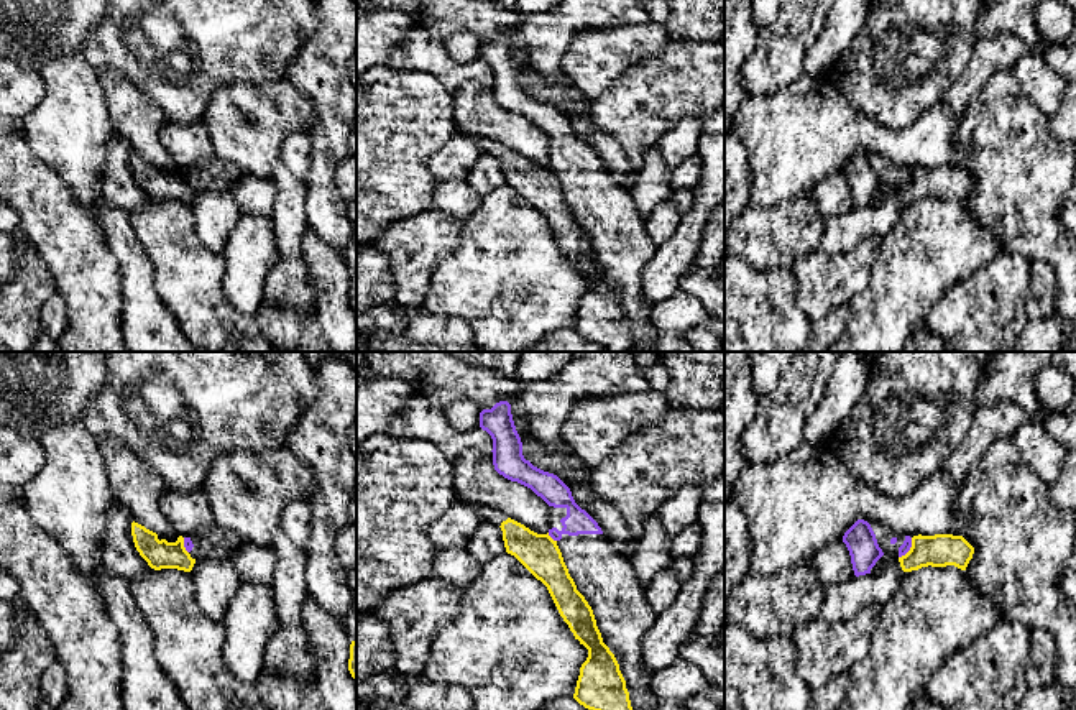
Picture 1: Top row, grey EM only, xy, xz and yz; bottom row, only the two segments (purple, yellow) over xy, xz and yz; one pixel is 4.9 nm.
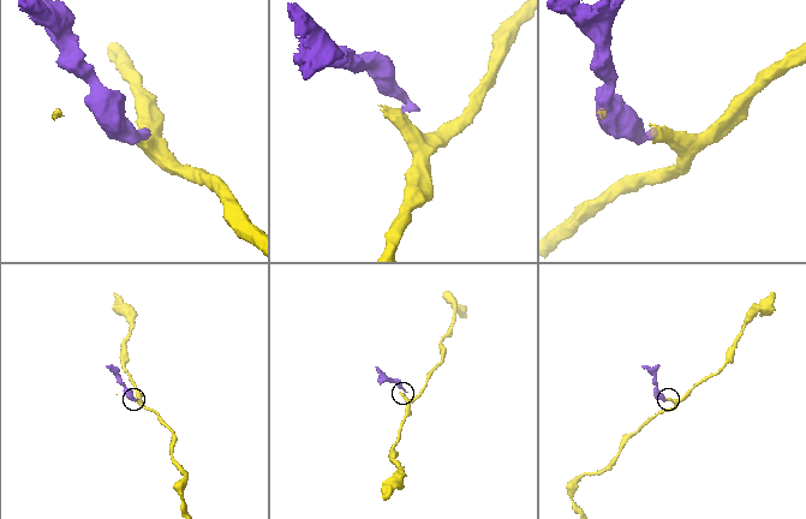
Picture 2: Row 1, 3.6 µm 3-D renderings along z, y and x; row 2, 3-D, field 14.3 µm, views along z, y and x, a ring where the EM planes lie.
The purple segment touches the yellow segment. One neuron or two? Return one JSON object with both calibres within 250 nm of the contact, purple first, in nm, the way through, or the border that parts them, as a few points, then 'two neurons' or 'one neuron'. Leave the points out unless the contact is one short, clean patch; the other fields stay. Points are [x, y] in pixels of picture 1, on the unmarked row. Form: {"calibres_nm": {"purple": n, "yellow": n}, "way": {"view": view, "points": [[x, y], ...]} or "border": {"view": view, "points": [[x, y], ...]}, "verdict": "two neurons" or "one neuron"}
{"calibres_nm": {"purple": 50, "yellow": 160}, "border": {"view": "yz", "points": [[912, 170], [912, 178], [899, 189]]}, "verdict": "two neurons"}

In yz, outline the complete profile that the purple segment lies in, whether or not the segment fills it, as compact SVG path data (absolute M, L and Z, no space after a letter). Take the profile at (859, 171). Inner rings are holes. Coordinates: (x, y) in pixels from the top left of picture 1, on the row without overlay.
M858 151L843 168L854 207L871 205L871 201L882 187L899 191L912 179L910 168L895 168L877 154L869 156Z

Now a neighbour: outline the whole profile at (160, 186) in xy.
M135 153L131 154L131 168L136 182L151 201L192 202L195 191L186 182L182 168L179 168L176 174L168 174L166 171L159 173L156 164Z

